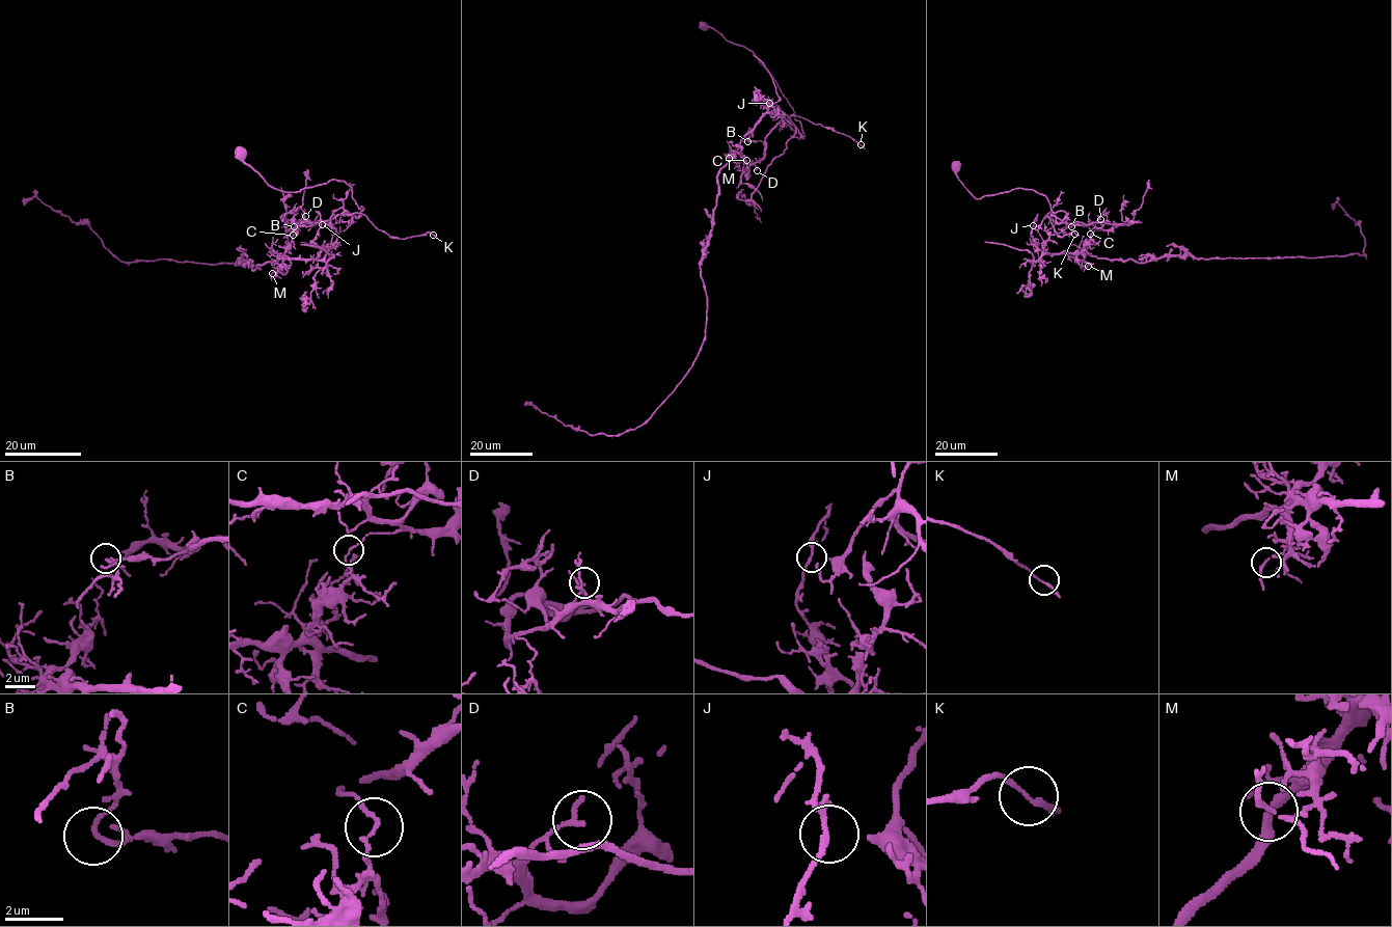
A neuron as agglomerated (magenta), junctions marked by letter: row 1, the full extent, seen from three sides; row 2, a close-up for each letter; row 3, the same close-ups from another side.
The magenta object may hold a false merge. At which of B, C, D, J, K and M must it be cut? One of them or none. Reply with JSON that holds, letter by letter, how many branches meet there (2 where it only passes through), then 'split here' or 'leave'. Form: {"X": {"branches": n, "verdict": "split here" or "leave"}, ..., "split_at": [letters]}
{"B": {"branches": 2, "verdict": "leave"}, "C": {"branches": 2, "verdict": "split here"}, "D": {"branches": 2, "verdict": "leave"}, "J": {"branches": 2, "verdict": "leave"}, "K": {"branches": 2, "verdict": "leave"}, "M": {"branches": 2, "verdict": "leave"}, "split_at": ["C"]}

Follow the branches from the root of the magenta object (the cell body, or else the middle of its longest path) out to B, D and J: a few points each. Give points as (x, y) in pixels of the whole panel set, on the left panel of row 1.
B: (254, 268), (275, 260), (284, 251), (293, 235), (289, 229), (304, 222), (315, 223), (294, 226)
D: (254, 268), (275, 260), (284, 251), (293, 235), (288, 230), (296, 227), (305, 216)
J: (254, 268), (271, 260), (316, 258), (320, 248), (314, 238), (322, 224)

